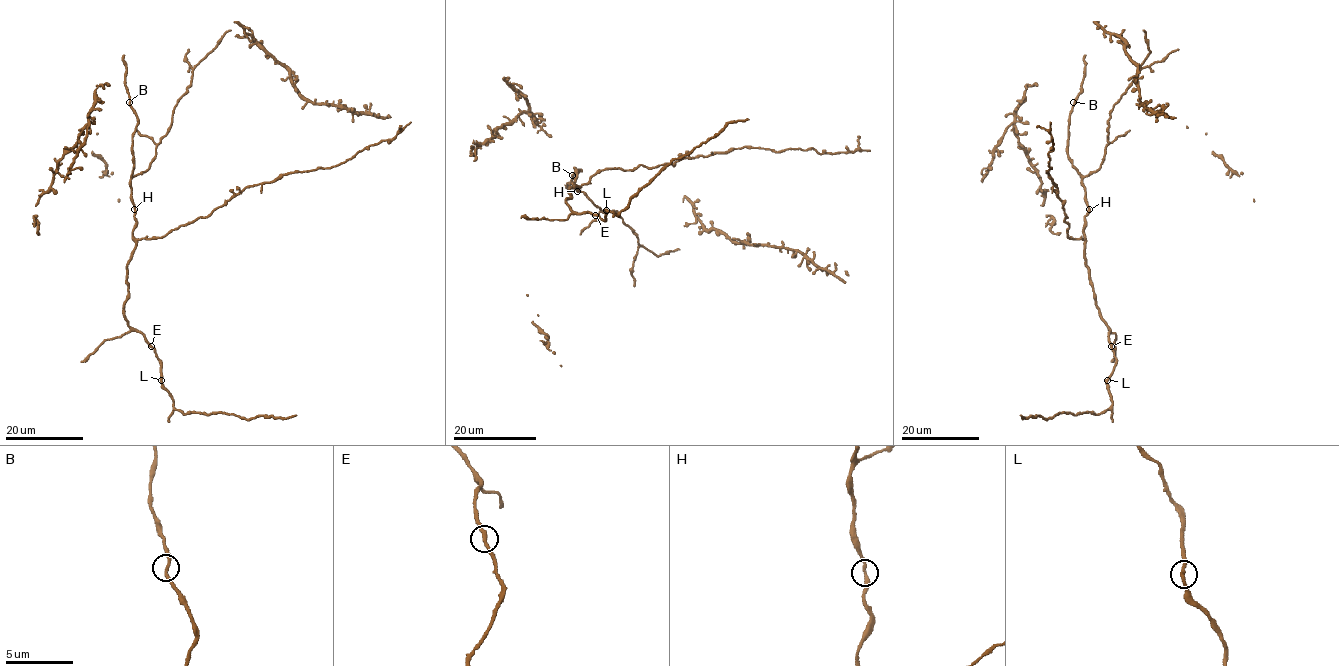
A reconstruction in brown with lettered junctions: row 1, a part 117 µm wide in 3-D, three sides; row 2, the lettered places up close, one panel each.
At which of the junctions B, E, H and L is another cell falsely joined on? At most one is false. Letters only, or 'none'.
none

